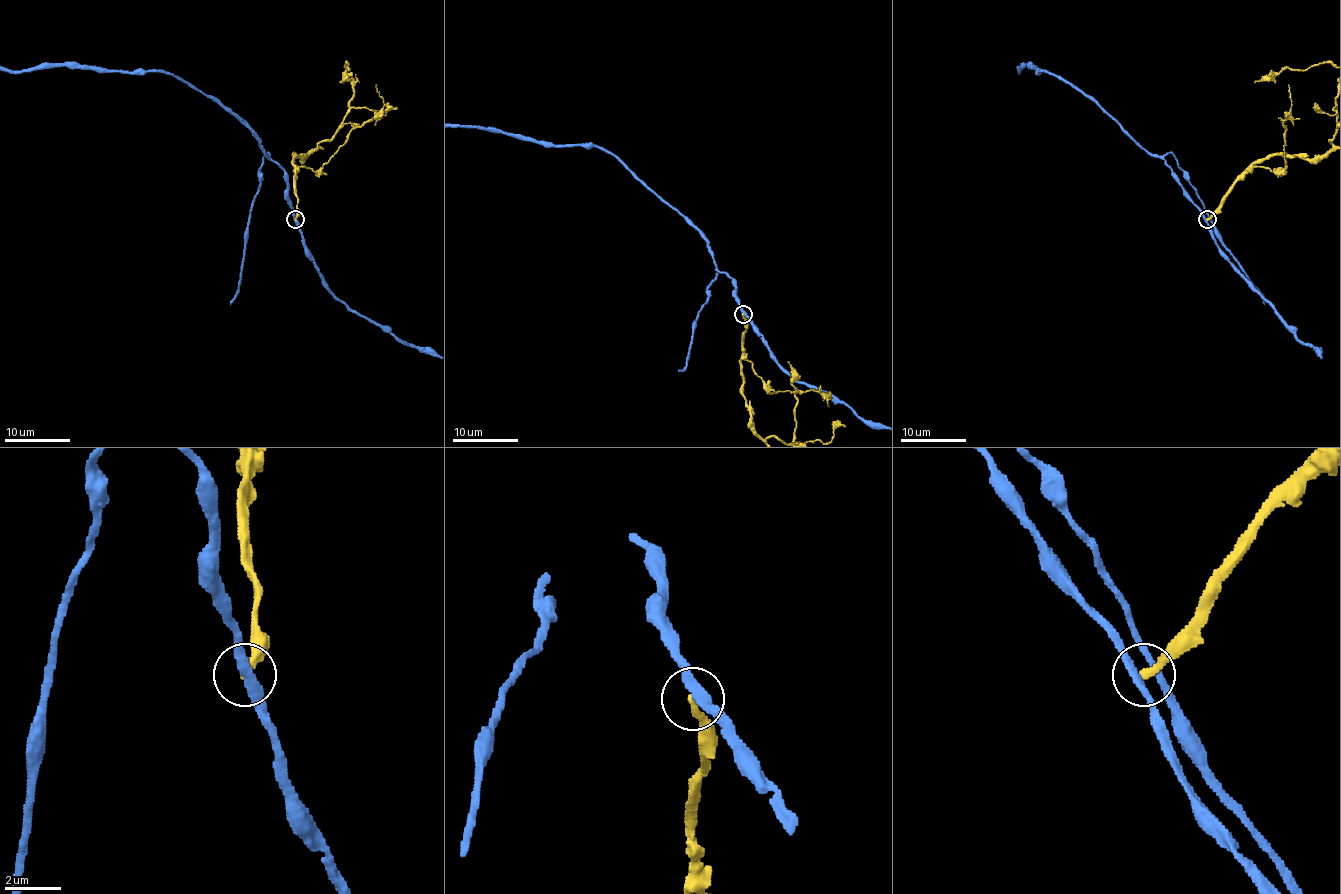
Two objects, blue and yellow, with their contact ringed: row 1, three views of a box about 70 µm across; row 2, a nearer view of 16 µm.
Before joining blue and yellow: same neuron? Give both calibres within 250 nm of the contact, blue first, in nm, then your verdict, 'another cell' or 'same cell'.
320 nm thick on the blue side, 300 nm on the other; another cell

